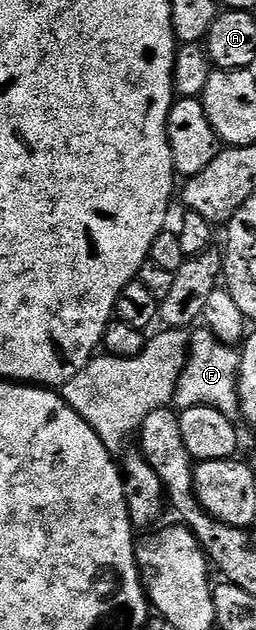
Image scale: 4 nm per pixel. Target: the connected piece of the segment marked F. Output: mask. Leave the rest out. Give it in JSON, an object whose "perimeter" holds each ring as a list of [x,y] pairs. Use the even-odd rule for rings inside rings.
{"perimeter":[[[206,327],[198,329],[189,337],[187,365],[179,376],[173,403],[180,410],[206,405],[225,414],[233,422],[237,421],[240,416],[240,392],[237,390],[240,372],[239,351],[215,339]]]}

